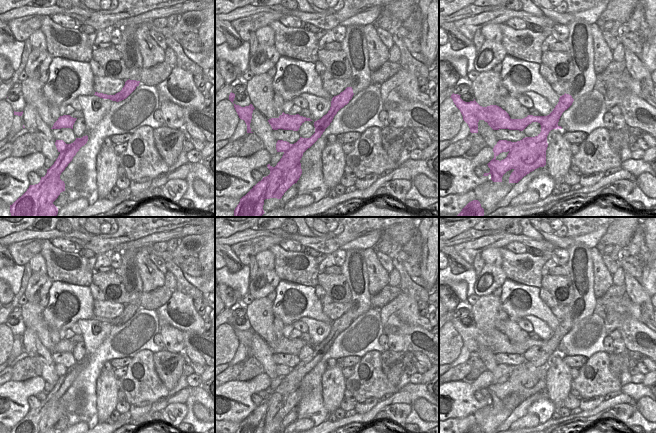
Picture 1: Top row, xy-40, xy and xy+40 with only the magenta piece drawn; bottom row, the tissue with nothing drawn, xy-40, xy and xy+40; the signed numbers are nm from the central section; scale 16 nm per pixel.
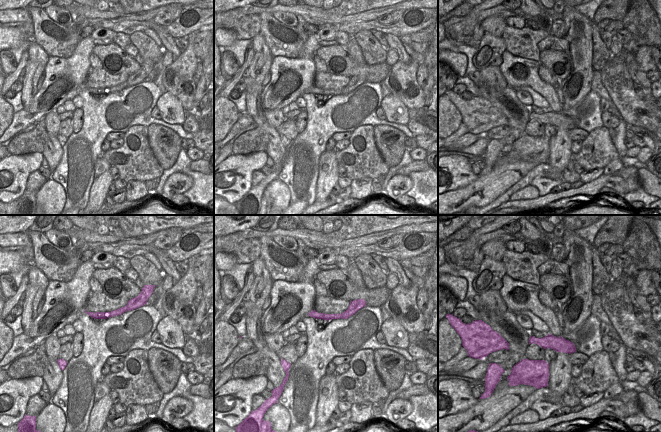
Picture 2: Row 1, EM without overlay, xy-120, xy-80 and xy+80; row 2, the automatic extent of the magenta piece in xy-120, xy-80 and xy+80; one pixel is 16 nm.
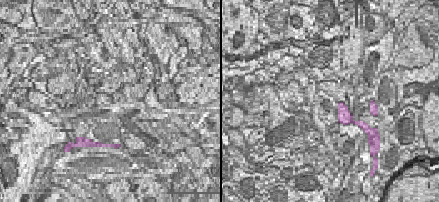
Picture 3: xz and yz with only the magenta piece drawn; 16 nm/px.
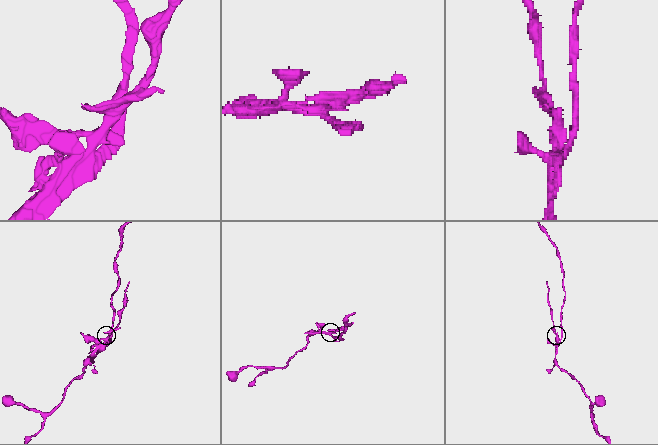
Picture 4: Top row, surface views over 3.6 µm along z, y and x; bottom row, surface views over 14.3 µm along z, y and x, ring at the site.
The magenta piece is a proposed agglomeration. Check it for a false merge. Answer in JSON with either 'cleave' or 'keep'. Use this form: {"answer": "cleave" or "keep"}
{"answer": "cleave"}

